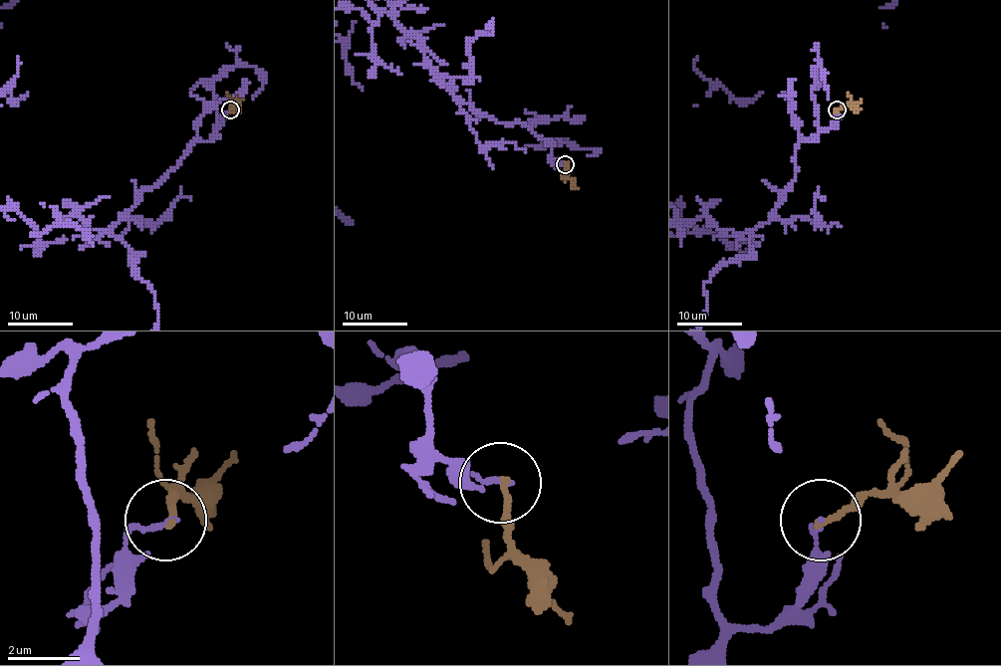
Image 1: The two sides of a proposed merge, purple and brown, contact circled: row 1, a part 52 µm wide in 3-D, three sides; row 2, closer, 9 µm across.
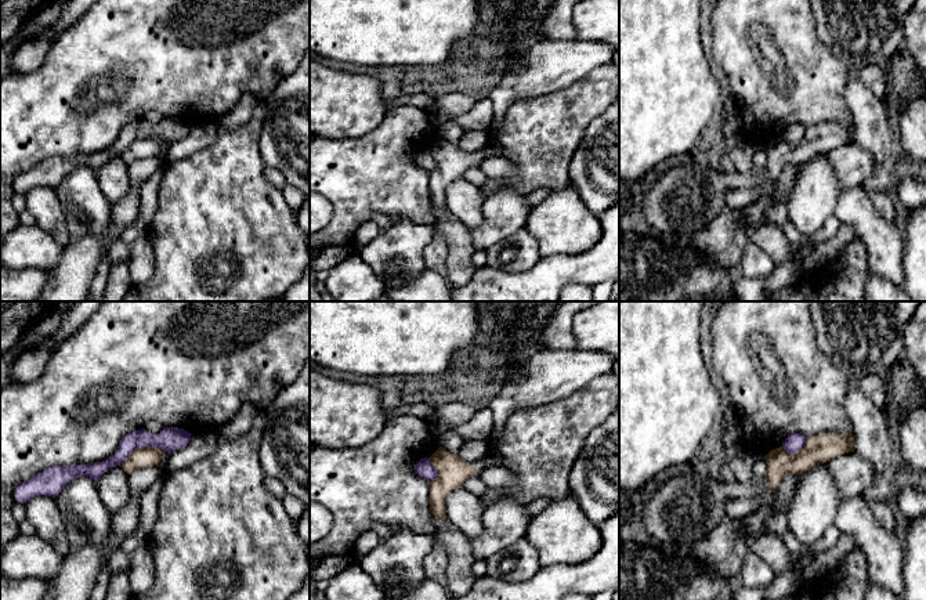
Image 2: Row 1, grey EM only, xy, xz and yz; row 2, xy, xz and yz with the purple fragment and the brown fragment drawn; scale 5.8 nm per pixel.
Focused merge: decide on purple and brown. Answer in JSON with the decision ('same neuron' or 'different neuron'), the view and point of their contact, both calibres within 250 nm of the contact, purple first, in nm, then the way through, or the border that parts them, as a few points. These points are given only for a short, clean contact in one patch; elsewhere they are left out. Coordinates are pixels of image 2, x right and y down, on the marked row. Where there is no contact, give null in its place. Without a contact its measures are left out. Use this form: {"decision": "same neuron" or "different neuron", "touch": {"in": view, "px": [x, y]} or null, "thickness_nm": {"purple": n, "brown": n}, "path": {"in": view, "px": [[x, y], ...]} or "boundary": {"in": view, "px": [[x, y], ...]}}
{"decision": "different neuron", "touch": {"in": "xy", "px": [141, 445]}, "thickness_nm": {"purple": 140, "brown": 130}, "boundary": {"in": "xy", "px": [[165, 451], [156, 447], [138, 447], [119, 465]]}}

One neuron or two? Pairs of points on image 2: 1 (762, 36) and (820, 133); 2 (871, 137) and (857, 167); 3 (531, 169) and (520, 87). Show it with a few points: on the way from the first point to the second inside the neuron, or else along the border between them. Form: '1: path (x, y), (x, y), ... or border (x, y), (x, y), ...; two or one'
1: border (847, 125), (818, 123), (806, 129); two
2: border (854, 141), (874, 159), (874, 172), (864, 181); two
3: border (553, 90), (516, 100), (499, 122); two

